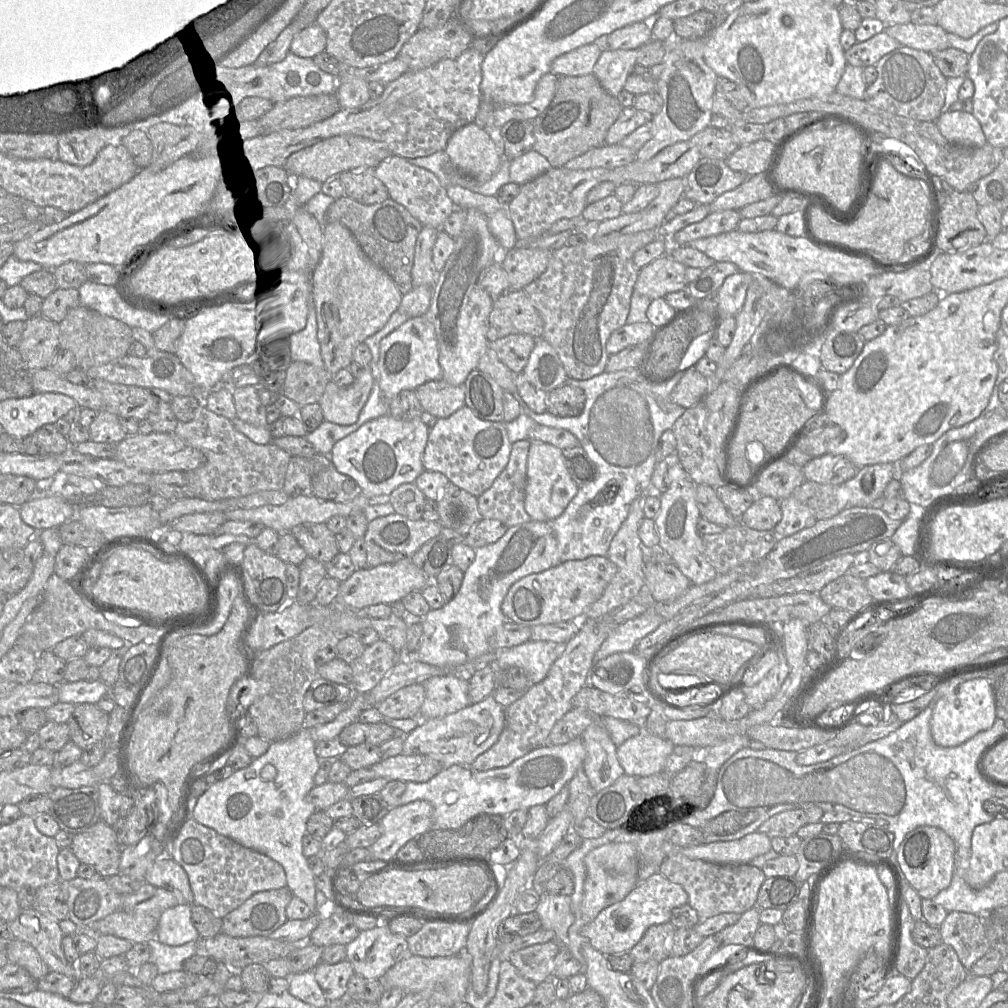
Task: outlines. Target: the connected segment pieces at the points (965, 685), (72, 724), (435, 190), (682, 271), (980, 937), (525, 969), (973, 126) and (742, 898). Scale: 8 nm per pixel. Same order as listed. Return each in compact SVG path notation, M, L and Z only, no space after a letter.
M985 678L967 680L945 694L931 716L931 734L941 747L959 746L976 734L989 730L996 720L996 698L992 683Z
M76 704L68 722L70 740L83 750L103 740L109 714L96 704Z
M394 154L380 163L375 168L375 173L388 189L390 199L404 206L422 226L430 226L442 231L446 219L460 209L449 198L447 190L440 184L435 174L411 164L409 159Z
M665 254L640 270L634 291L651 300L665 298L667 294L687 287L686 269L686 266Z
M949 912L939 926L942 943L951 946L969 972L978 959L990 949L984 920L974 914Z
M551 940L517 950L511 953L508 960L523 978L540 984L552 979L553 961L559 950L560 946Z
M947 111L935 122L941 134L952 143L974 147L987 143L982 127L972 113Z
M681 853L667 855L659 872L683 887L688 894L688 905L696 910L700 921L721 913L743 914L756 906L758 892L766 879L762 869L751 863L717 864L690 859Z

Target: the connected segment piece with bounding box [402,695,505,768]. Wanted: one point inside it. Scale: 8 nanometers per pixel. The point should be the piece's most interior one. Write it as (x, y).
(459, 738)

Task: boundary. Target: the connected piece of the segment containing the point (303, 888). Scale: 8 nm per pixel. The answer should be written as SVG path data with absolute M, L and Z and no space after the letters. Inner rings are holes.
M303 727L293 736L271 742L266 753L254 758L248 767L235 770L228 778L209 785L193 810L193 818L198 823L278 862L285 871L292 895L305 902L312 914L323 912L318 912L315 876L303 854L302 838L308 818L316 811L308 800L319 769L316 743L310 731ZM267 764L277 770L273 780L261 778L261 770Z

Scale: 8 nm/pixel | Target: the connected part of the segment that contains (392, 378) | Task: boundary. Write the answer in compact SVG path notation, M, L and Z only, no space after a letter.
M415 317L411 318L408 321L406 321L404 324L399 326L396 330L394 330L391 334L386 336L381 342L380 342L380 353L379 353L379 360L376 364L375 369L375 381L377 381L380 390L382 392L382 395L384 399L388 402L388 412L389 412L389 402L401 391L403 390L416 390L416 388L426 382L429 381L438 381L443 379L443 371L439 364L439 350L438 350L438 342L435 335L435 328L433 324L425 317Z

